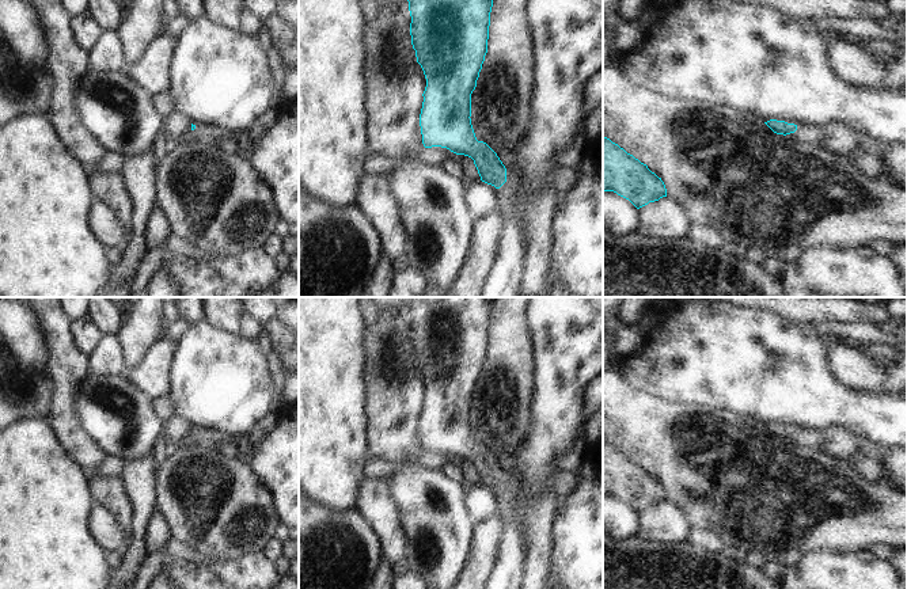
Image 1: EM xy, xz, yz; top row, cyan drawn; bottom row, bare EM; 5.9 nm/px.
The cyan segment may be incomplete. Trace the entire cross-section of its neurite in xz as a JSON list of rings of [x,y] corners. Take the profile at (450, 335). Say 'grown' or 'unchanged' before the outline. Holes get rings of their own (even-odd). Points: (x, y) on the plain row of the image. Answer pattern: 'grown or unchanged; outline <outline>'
grown; outline [[[406,297],[411,320],[410,339],[426,391],[420,418],[425,452],[441,451],[474,464],[481,484],[498,494],[497,517],[508,516],[519,493],[506,483],[506,472],[497,457],[478,445],[471,429],[471,398],[487,357],[493,297]]]

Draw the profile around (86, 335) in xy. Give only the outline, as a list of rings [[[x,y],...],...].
[[[87,318],[72,319],[72,334],[75,345],[87,357],[103,337]]]

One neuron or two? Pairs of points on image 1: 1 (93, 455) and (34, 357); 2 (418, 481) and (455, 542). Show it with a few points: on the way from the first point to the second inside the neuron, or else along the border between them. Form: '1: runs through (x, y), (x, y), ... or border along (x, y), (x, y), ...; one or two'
1: border along (48, 349), (50, 405), (46, 413); two
2: runs through (422, 496), (424, 504), (433, 513), (440, 527); one

